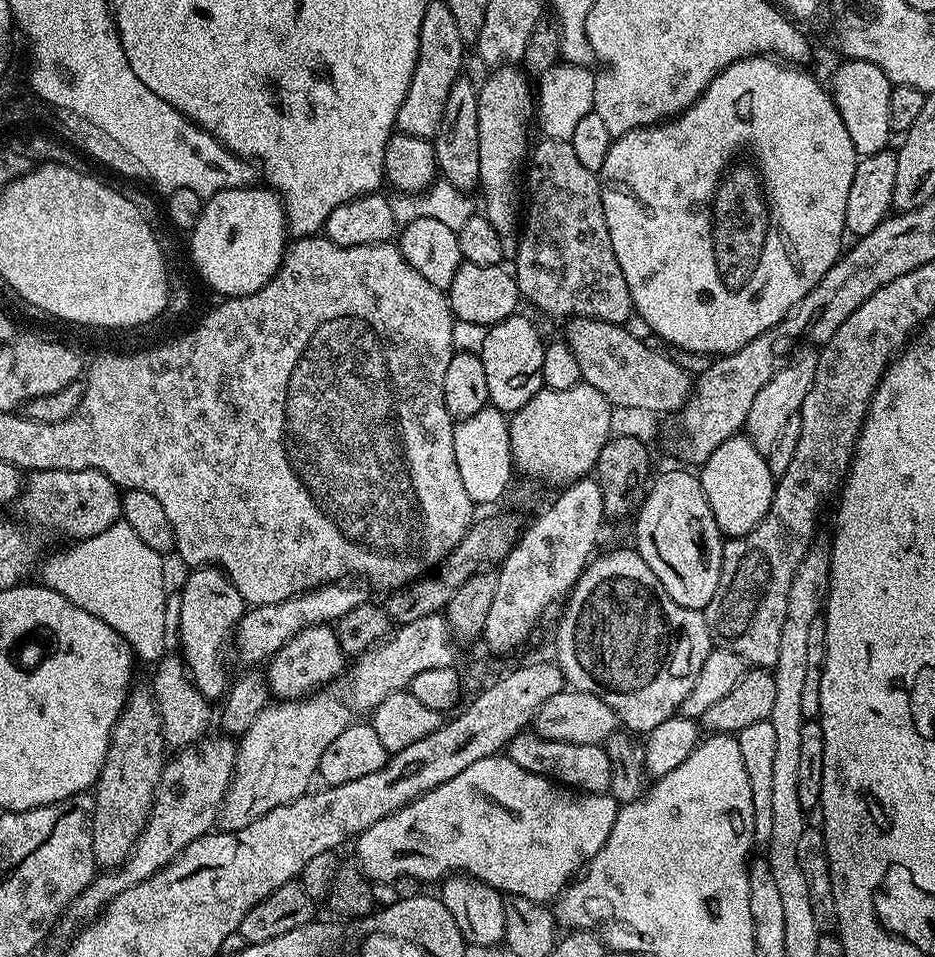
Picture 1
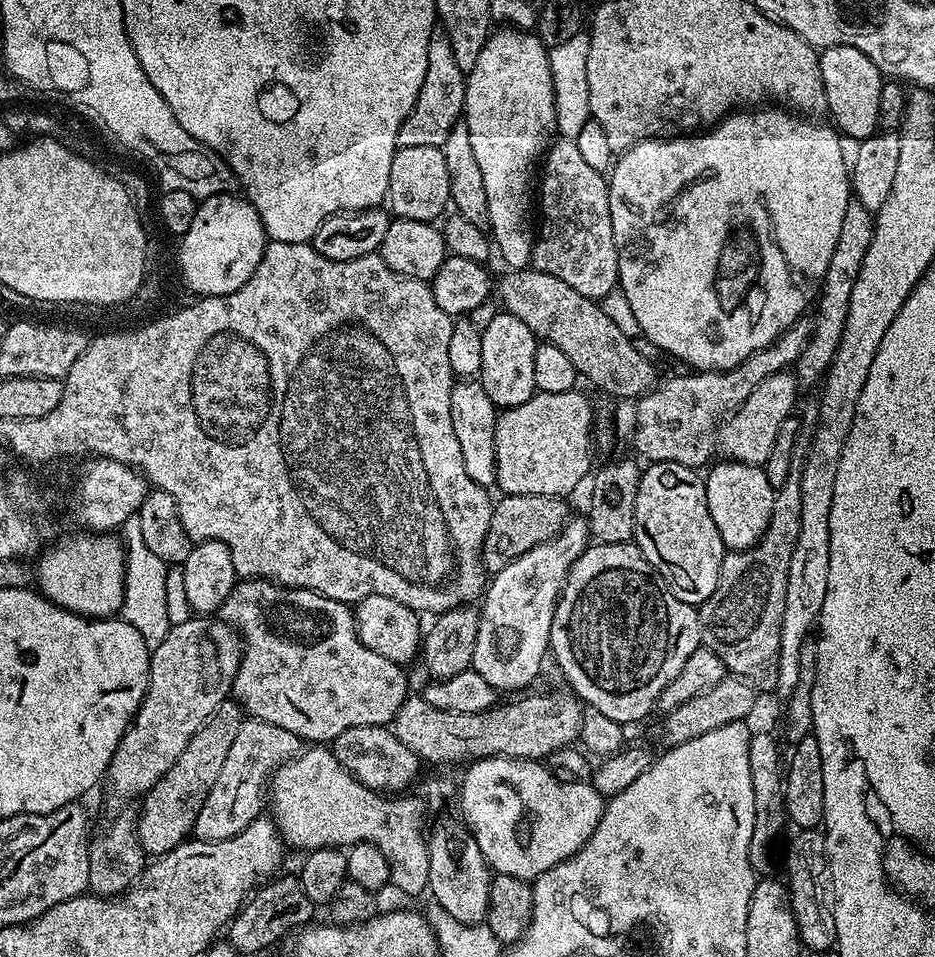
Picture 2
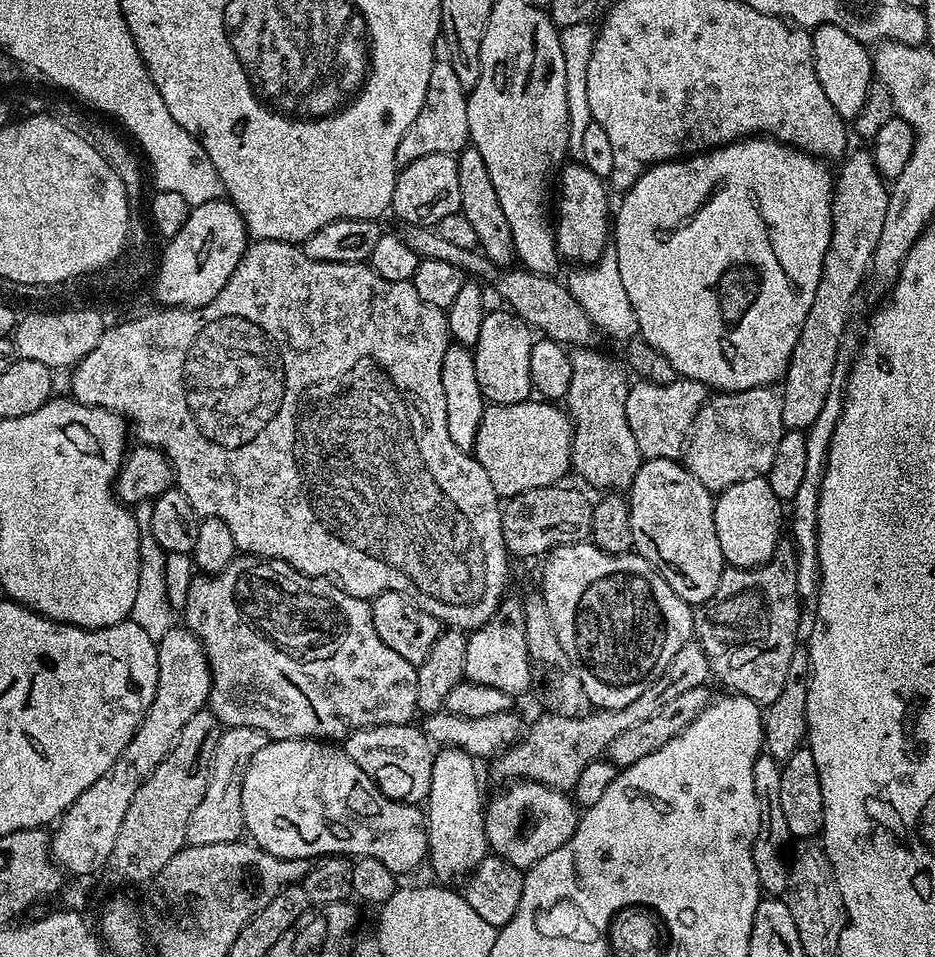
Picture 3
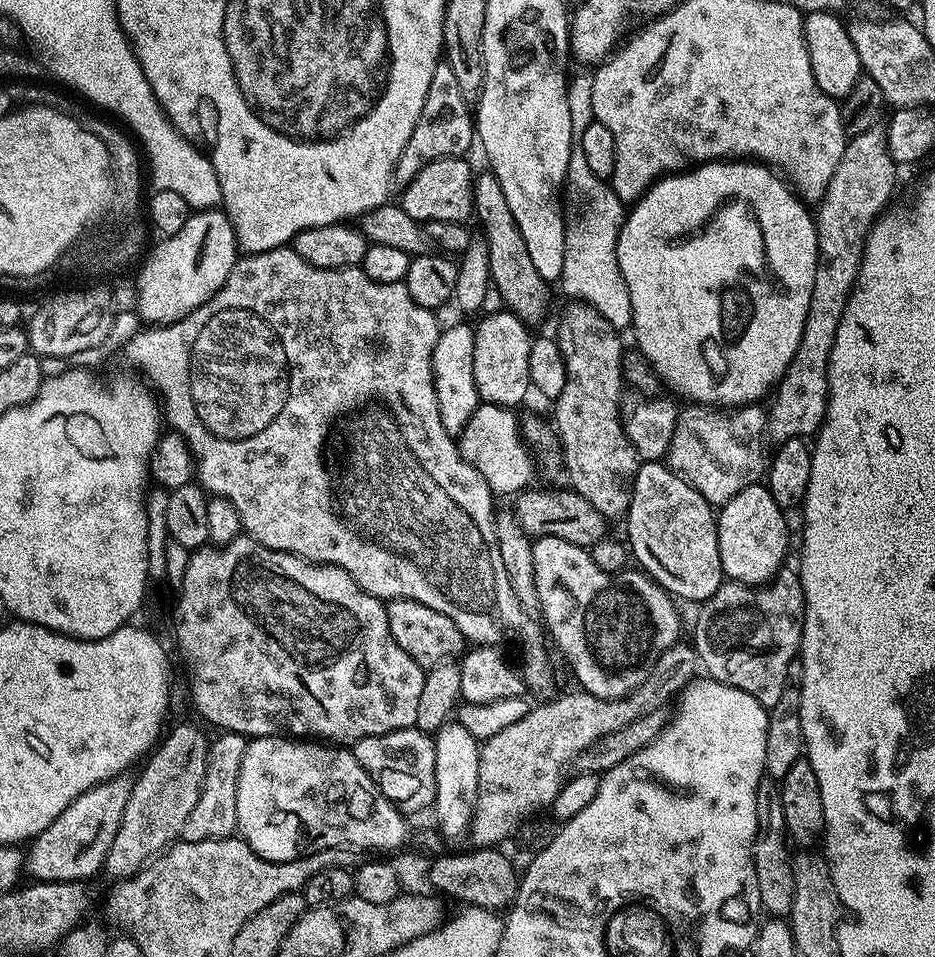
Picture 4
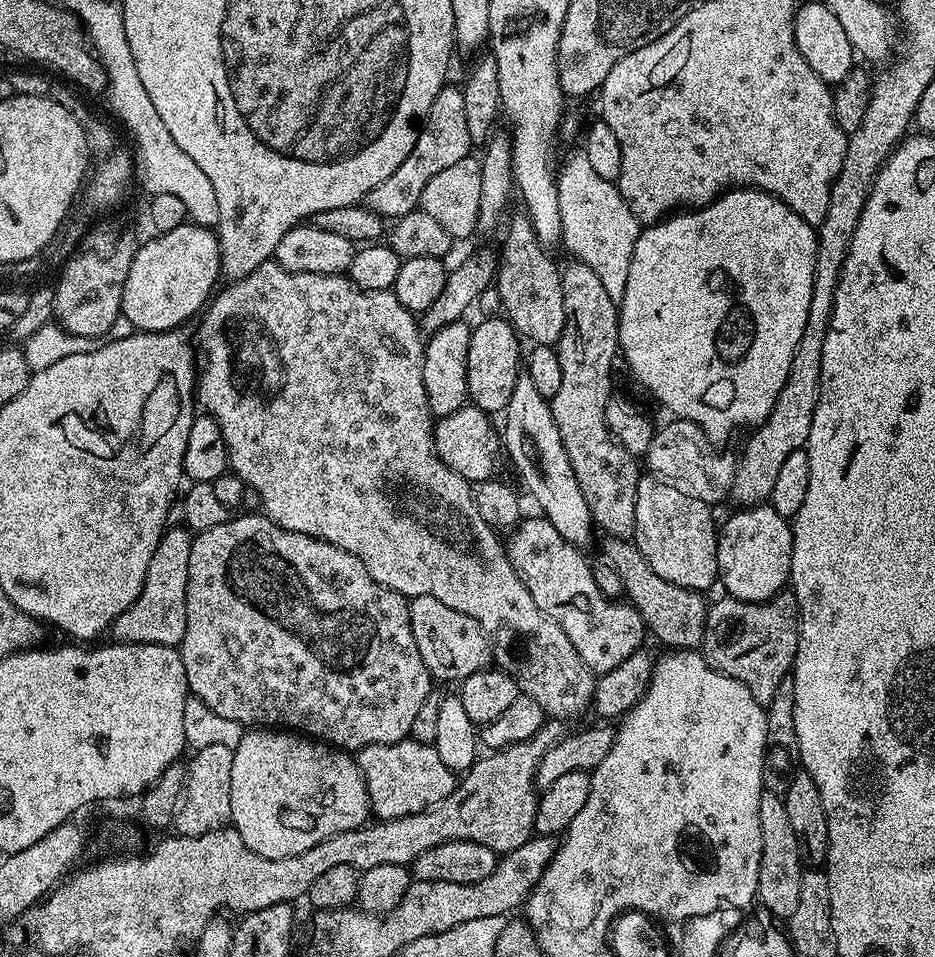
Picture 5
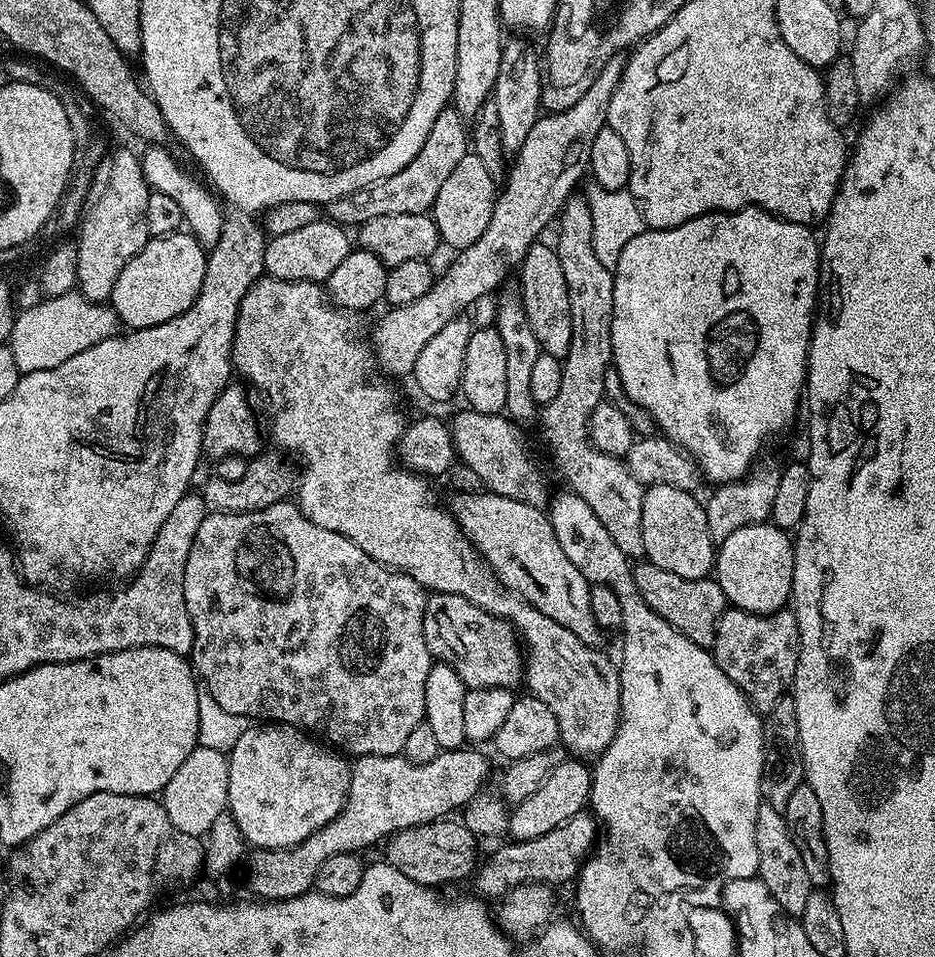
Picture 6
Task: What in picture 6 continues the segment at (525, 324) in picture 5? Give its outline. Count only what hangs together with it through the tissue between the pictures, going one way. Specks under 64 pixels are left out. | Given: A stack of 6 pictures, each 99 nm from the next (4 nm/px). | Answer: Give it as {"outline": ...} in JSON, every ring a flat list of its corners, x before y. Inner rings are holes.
{"outline":[[537,242,526,250,523,260,518,265,520,285,518,291,524,302,524,309,530,318,530,330,534,330,534,338,538,338,540,351,563,358,570,350,572,337,572,315,570,314,570,294,566,290,566,278,562,274,562,262,558,262,558,254,551,243]]}

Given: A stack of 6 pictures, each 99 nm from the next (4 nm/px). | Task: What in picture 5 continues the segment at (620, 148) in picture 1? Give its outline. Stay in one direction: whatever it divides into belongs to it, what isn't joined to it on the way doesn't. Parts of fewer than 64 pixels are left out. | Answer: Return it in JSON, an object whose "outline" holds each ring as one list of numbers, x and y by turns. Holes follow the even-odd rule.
{"outline":[[751,186,733,188,720,193,710,204,702,208,681,211,667,218,649,224,634,242,634,254,630,258,630,274,626,278,626,294,618,301,620,317,620,339,618,348,630,366,634,380,639,387,652,397,657,405,665,404,673,417,694,422,706,434,714,446,724,446,739,428,751,429,759,426,774,410,782,386,786,386,790,374,790,362,794,362,794,350,806,330,806,318,810,314,810,298,814,290,814,262,818,232,813,225,806,223,801,216,794,214,776,196,762,192]]}

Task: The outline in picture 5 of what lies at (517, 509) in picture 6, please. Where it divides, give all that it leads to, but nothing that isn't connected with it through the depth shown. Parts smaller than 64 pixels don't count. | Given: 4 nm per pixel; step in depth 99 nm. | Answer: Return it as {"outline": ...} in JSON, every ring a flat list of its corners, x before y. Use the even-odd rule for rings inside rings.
{"outline":[[535,515,529,520,528,517,521,519,520,523,511,529,509,536,512,537,506,540,506,555,518,578,524,583,526,590,530,590,534,602,538,602,538,610,542,610,542,614,546,614,554,623,562,626,578,658,582,658,582,662,593,674,603,674,622,666,626,658,641,651,643,644,640,643,643,642,644,636,646,637,644,619,631,603,607,600,594,582,592,564,584,561,585,553,566,542,566,538,562,538,562,534,558,534,558,530,554,530,552,523,544,519,543,515]]}

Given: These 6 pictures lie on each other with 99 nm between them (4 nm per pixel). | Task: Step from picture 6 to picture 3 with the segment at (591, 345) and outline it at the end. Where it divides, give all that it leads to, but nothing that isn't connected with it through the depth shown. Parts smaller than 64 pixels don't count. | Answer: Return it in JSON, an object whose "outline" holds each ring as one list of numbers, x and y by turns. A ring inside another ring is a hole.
{"outline":[[592,346,571,349,572,373,566,397,566,411,572,419,571,471,577,472,592,488,623,493,631,488,634,474,638,474,642,463,638,442,634,442,630,422,626,422,629,373,623,367,620,369,606,353,594,349]]}

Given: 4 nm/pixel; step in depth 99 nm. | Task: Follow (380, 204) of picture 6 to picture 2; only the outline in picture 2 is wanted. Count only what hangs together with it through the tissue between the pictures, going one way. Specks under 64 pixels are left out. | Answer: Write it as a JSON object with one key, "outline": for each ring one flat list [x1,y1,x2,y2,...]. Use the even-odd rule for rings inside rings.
{"outline":[[434,30,430,34,430,47,426,49,426,78,422,78,422,90,418,94,410,114,404,119,398,130,397,148,405,148,406,146,434,146,438,148,446,142,446,138,450,138,450,130,454,130,454,126,461,123,464,115,465,79,466,74,458,66,458,62,454,62,454,50,450,47,450,38,443,30]]}

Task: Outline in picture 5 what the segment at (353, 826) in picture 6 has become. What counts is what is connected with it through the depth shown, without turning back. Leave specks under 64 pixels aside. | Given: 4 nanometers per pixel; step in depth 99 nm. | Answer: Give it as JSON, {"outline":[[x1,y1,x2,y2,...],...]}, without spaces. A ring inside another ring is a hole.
{"outline":[[411,738,399,740,393,744,366,746,355,753,354,759,361,770,361,774,364,775,365,786,371,804,371,815,377,821,393,820,394,818,425,812,426,809,432,808,449,796,458,783,457,773,450,771,446,766,446,762,442,762,442,758,438,758,436,747]]}

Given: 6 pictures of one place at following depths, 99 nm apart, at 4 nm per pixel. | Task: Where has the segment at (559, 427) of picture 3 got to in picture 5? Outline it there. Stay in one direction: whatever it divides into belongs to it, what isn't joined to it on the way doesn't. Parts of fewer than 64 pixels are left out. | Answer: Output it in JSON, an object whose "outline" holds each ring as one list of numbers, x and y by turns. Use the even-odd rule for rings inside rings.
{"outline":[[469,402,454,410,454,414,441,416,435,421,432,429,434,451,441,462,450,466,450,470,454,470,454,474,463,480,479,482,493,479,497,475,496,467,500,464,500,456,502,460,502,436,497,425,496,428,492,425,492,420,489,413,475,408]]}

